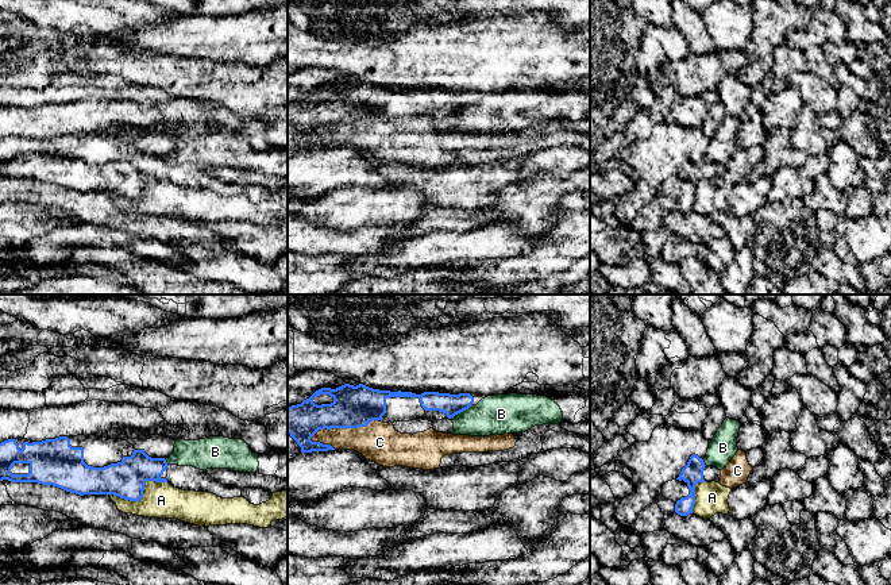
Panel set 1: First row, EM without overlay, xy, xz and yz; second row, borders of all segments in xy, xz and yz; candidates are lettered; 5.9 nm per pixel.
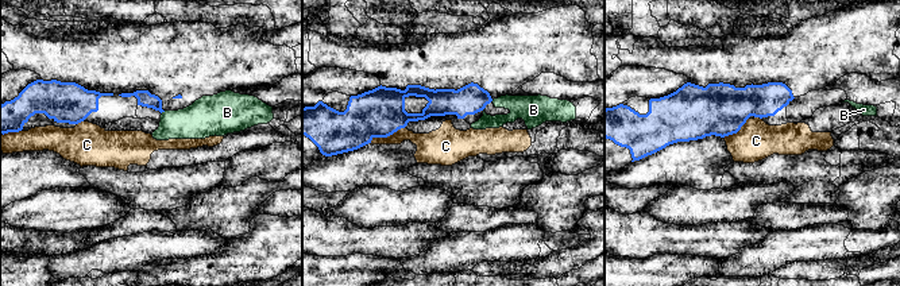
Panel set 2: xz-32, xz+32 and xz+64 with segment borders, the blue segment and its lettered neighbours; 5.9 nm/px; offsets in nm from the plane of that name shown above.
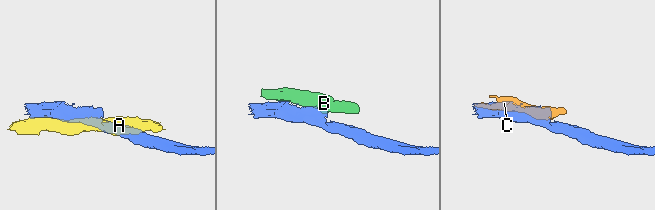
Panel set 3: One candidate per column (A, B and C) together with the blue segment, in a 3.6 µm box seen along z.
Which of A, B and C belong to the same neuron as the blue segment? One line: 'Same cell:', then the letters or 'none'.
Same cell: none

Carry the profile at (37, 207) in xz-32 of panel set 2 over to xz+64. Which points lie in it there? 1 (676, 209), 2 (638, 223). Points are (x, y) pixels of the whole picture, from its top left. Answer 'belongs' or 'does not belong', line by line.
1: belongs
2: does not belong

